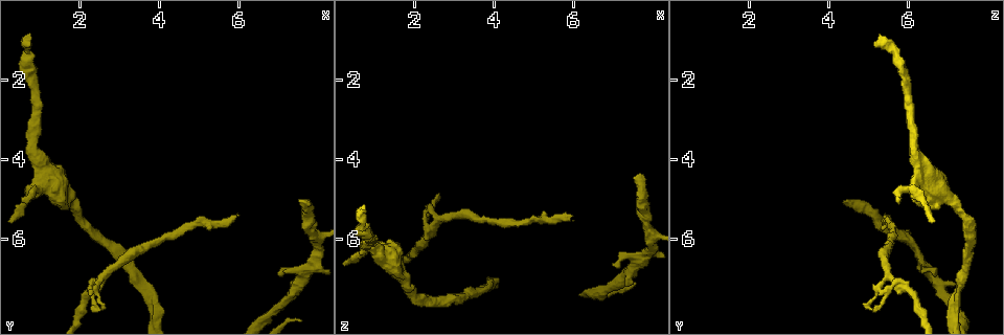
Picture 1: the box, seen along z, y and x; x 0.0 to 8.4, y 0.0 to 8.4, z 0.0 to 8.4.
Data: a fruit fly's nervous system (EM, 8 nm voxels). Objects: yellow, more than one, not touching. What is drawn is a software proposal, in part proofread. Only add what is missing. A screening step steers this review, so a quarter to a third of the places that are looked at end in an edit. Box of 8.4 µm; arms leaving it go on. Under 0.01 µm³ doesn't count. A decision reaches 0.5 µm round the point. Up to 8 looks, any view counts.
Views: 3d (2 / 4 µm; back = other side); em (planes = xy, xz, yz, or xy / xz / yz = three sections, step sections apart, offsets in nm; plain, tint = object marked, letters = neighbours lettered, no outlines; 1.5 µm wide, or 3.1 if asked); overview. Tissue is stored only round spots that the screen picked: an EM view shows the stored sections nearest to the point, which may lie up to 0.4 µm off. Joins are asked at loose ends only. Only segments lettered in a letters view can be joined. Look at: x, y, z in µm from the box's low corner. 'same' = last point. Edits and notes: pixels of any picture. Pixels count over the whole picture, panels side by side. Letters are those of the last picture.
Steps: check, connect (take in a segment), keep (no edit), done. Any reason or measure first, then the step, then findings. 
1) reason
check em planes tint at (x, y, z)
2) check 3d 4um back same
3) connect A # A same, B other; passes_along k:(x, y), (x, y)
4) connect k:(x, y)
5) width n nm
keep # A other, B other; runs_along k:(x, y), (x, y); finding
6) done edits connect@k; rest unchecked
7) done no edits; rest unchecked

long arm stops here
check em 3.1um planes letters at (5.90, 5.40, 5.40)

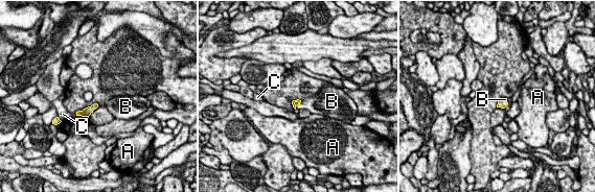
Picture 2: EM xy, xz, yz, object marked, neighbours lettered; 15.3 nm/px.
connect B # A other, B same, C other; passes_along 2:(293, 102), (298, 104), (314, 104); the neuron continues

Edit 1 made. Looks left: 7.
branch stops here
check em planes letters at (2.55, 7.60, 4.90)

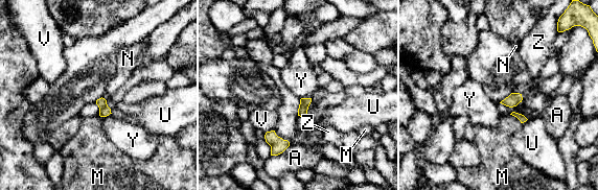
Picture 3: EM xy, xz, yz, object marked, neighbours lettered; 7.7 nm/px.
keep # A other, M other, N other, U other, V other, Y other, Z other; border 3:(111, 113), (100, 117); none of them fits

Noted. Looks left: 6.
branch stops here
check em planes letters at (0.55, 5.05, 5.65)

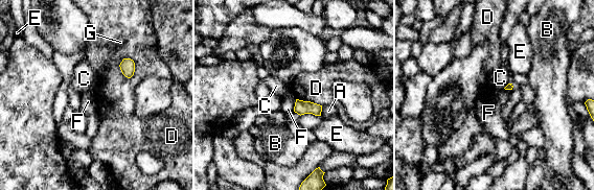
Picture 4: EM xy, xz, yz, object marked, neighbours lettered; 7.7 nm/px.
keep # A other, B other, C other, D other, E other, F other, G other; border 4:(296, 99), (293, 111); none of them fits

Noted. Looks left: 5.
done edits connect@2; rest unchecked

